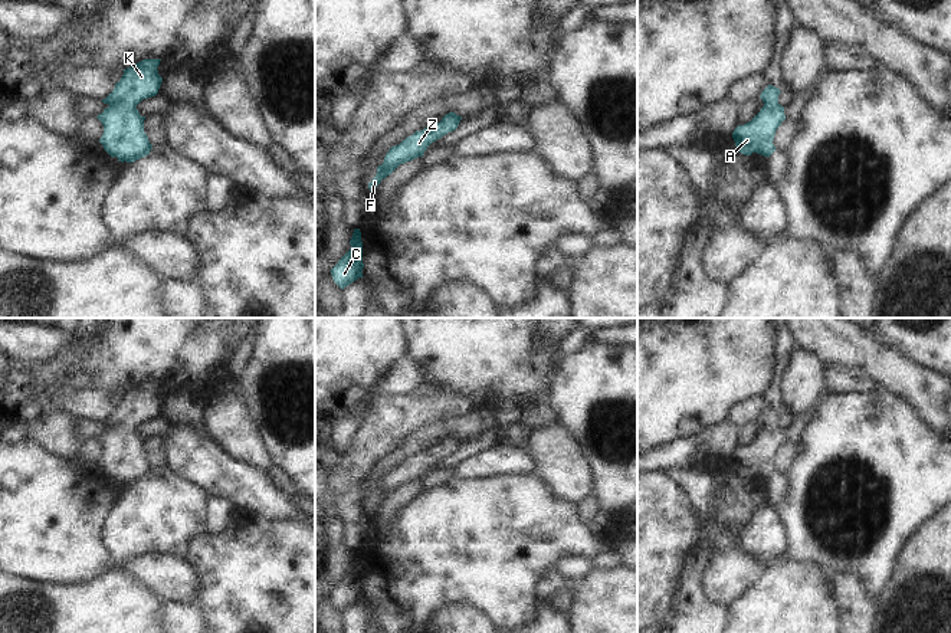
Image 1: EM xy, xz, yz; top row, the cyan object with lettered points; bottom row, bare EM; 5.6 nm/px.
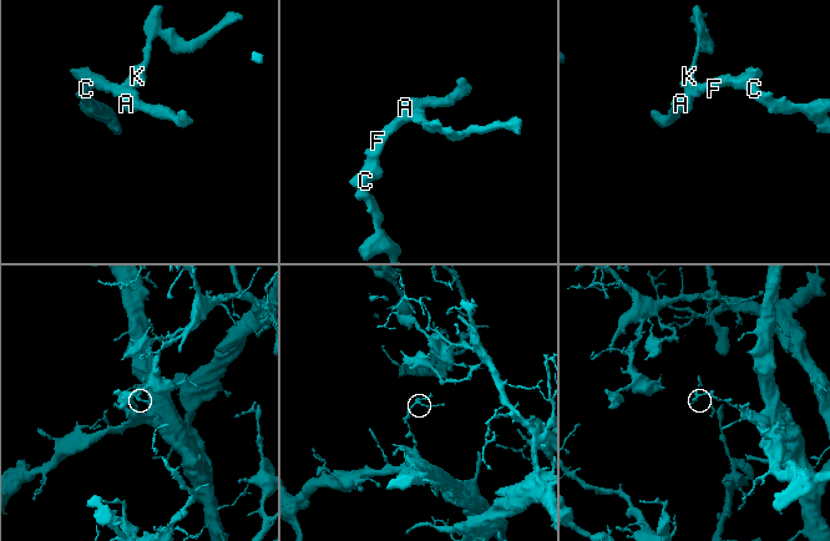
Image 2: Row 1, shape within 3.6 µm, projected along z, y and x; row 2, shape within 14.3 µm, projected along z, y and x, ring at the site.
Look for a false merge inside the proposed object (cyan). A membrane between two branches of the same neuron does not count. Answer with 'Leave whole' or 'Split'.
Leave whole.

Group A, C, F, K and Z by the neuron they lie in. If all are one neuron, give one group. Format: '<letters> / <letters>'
A C F K Z

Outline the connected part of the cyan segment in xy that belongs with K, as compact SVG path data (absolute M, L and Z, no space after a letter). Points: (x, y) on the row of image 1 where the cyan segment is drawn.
M144 59L124 69L114 91L102 99L109 106L96 118L104 125L99 142L118 161L134 163L150 154L153 145L144 132L144 119L135 108L142 99L155 96L163 78L158 75L161 59Z

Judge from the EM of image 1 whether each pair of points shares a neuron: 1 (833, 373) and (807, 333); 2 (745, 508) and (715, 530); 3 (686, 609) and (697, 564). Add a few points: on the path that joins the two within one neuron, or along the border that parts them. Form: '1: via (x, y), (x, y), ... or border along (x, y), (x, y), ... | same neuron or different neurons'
1: border along (827, 366), (840, 366), (843, 369) | different neurons
2: via (738, 508), (722, 522) | same neuron
3: via (689, 597), (692, 576) | same neuron

